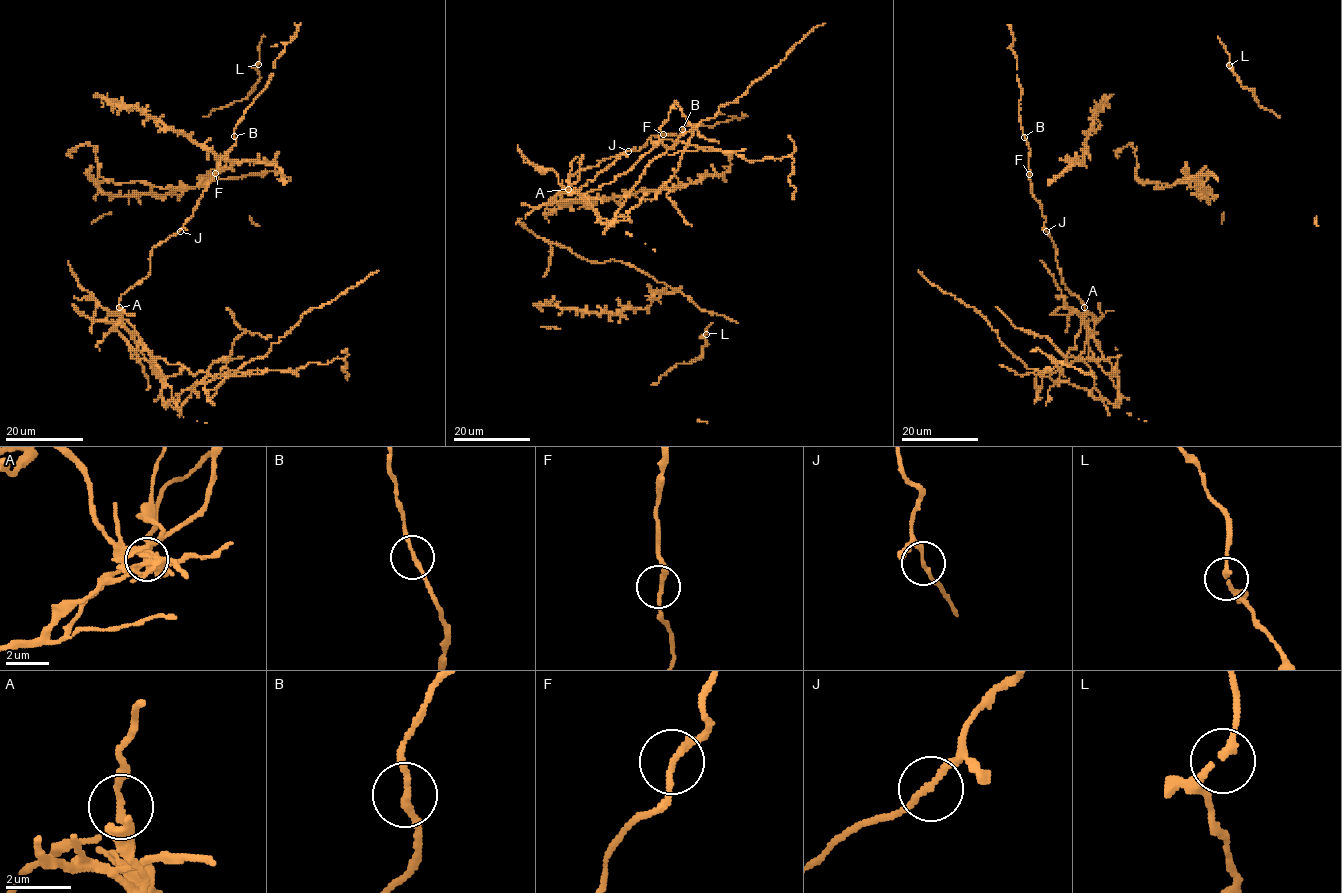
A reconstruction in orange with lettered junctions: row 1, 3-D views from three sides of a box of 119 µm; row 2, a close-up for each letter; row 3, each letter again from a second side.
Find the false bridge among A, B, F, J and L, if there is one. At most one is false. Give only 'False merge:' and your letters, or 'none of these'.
False merge: A

